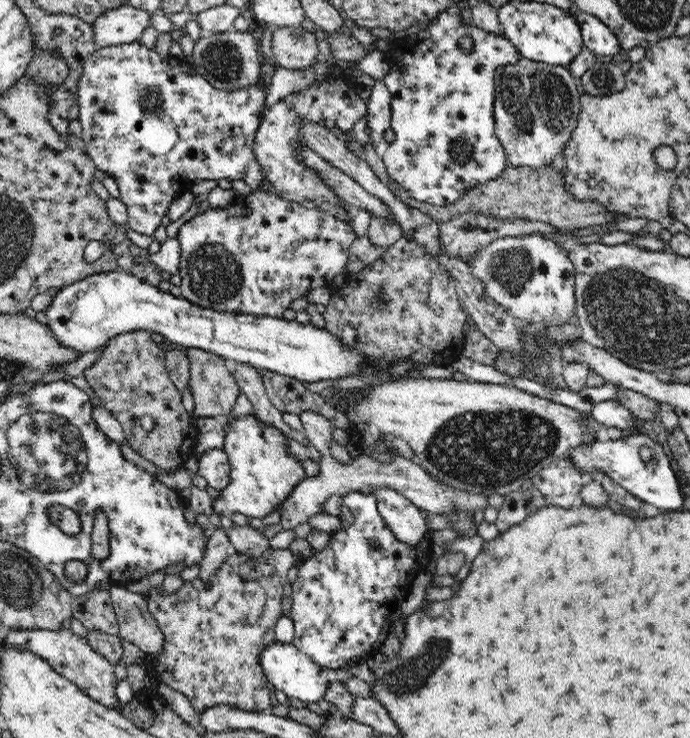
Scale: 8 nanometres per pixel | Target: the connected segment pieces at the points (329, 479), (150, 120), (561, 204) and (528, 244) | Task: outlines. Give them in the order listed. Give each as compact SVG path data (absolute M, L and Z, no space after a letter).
M305 411L299 414L302 431L306 434L310 444L321 454L319 462L319 474L313 477L306 476L298 483L290 494L277 506L280 512L280 524L286 530L292 530L300 524L308 522L308 518L322 514L322 504L338 494L346 496L348 492L364 492L370 494L378 488L392 488L402 493L421 510L436 514L448 514L450 511L468 511L471 514L490 504L490 498L485 494L474 494L465 490L456 490L453 486L446 485L438 479L434 479L428 471L424 470L414 460L406 459L400 455L392 457L390 463L384 463L374 459L366 452L353 458L347 464L340 463L330 454L330 442L334 440L332 424L320 413Z
M140 42L132 44L118 44L118 46L99 47L86 60L80 82L78 82L78 107L79 122L81 125L80 138L87 146L87 153L95 162L96 168L104 171L107 175L114 177L117 188L122 194L122 203L127 208L128 227L136 230L144 236L152 236L154 231L161 225L160 220L165 216L168 204L176 198L180 186L192 185L195 180L220 180L222 178L233 178L244 180L253 191L262 189L263 172L259 162L256 160L253 144L259 125L261 124L260 113L266 101L266 90L262 85L256 84L248 89L240 91L222 91L211 86L206 79L199 76L187 60L178 56L170 55L162 58L154 49L148 49Z
M326 127L338 139L342 139L348 150L352 151L356 156L360 157L364 162L367 162L371 169L377 174L377 177L386 185L386 188L394 195L396 200L402 202L406 207L417 208L427 216L430 216L437 222L448 222L464 212L473 212L474 214L485 214L486 216L495 216L502 220L535 220L543 222L561 230L572 230L574 228L584 228L587 226L598 226L608 224L612 219L619 217L621 214L613 214L608 212L605 206L594 201L578 201L566 191L564 186L565 165L563 159L549 166L542 168L529 168L524 166L513 166L507 164L504 172L500 174L500 178L496 180L488 180L484 184L480 184L470 193L467 193L460 201L450 204L445 207L432 206L427 202L420 202L406 194L393 180L390 180L389 174L386 172L382 157L381 149L375 147L373 143L360 144L354 139L354 132L342 133L336 127Z
M540 232L504 236L468 258L468 268L484 283L486 293L522 324L539 328L576 321L573 261L561 246Z

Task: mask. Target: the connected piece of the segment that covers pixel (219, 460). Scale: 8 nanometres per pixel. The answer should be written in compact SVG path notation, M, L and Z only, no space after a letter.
M224 449L204 450L198 455L197 473L207 480L209 486L221 491L230 482L230 459Z

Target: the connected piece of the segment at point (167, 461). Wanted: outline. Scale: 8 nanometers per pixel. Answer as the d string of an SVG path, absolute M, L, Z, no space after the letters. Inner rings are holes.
M150 331L126 332L126 334L114 336L108 341L95 363L86 368L82 374L95 392L95 396L103 403L104 408L120 421L130 448L146 460L153 462L157 468L166 470L170 474L170 472L176 472L182 468L187 464L188 459L194 456L193 448L197 435L194 428L195 423L193 419L190 421L190 415L181 401L181 393L169 377L165 360L164 350L152 338ZM142 416L152 416L155 422L152 430L146 431L140 425Z

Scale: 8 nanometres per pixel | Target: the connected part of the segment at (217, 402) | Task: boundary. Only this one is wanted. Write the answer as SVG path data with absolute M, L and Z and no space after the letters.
M187 348L190 363L191 392L194 400L194 417L219 417L225 419L235 412L236 398L241 390L221 356L201 348Z

